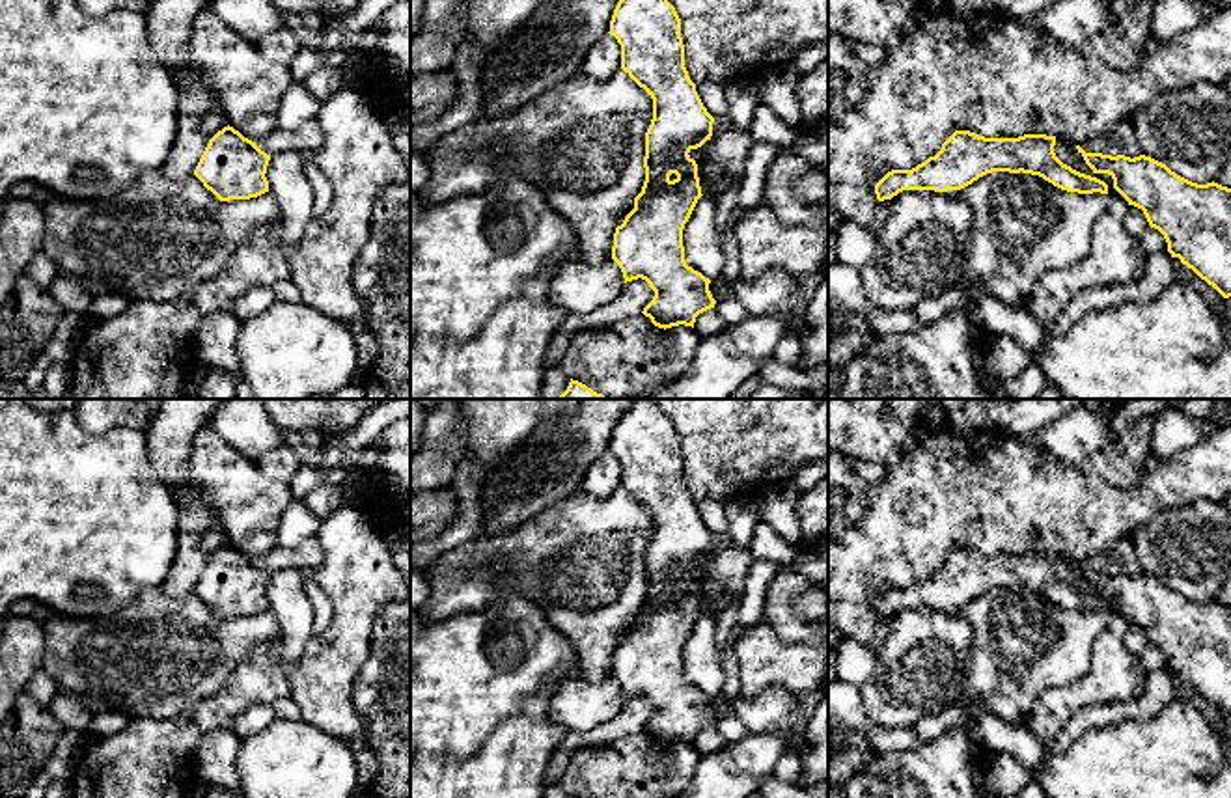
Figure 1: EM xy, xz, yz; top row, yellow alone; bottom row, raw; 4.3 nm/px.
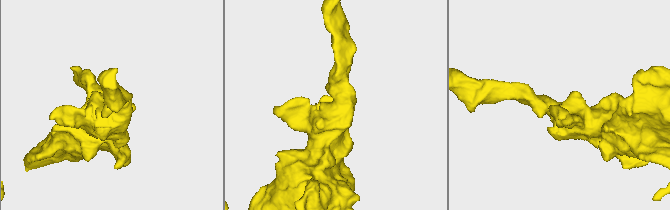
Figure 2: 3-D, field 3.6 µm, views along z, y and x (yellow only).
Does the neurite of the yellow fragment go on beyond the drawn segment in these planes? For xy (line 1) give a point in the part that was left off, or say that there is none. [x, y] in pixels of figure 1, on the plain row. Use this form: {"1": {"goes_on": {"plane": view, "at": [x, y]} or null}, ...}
{"1": {"goes_on": null}}

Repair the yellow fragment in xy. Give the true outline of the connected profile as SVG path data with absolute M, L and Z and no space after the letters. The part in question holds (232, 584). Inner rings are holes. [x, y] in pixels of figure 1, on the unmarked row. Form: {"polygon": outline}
{"polygon": "M228 543L209 557L194 593L220 619L250 617L269 610L269 578L256 559Z"}

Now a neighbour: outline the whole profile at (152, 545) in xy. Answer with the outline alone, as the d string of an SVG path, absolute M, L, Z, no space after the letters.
M0 399L0 615L17 600L34 600L69 617L114 615L136 593L160 587L173 563L179 541L179 511L173 494L155 477L147 451L147 433L116 427L106 433L82 429L73 410L43 412L26 399Z

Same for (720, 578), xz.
M714 535L712 554L688 571L698 582L701 612L716 619L722 610L742 598L752 563L746 546Z

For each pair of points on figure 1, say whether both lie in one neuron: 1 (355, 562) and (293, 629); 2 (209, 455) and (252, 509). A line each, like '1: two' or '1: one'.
1: two
2: one

